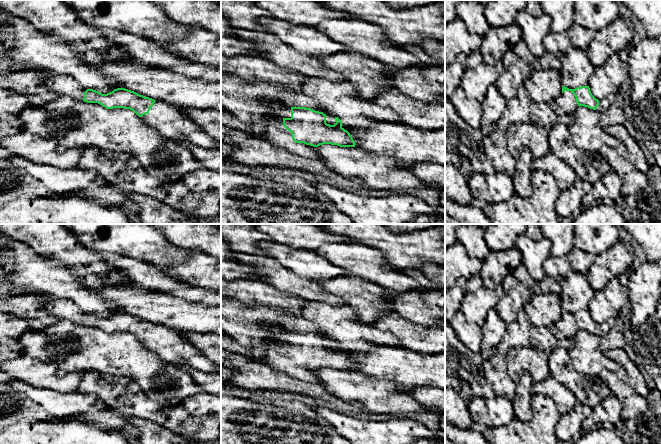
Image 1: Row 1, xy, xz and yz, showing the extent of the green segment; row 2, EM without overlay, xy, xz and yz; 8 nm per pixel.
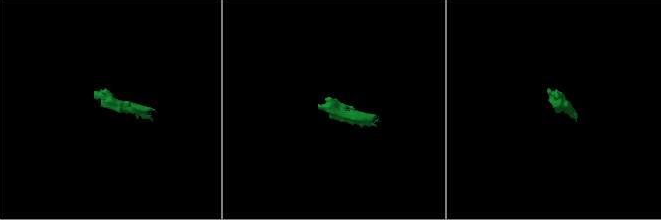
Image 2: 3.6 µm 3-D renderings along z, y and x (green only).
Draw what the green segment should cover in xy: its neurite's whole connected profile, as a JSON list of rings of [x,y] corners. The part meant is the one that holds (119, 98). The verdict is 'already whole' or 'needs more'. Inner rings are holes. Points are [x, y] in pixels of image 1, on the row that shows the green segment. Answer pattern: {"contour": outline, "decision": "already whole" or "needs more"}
{"contour": [[[46,70],[36,71],[43,78],[43,86],[59,96],[67,95],[78,101],[98,103],[106,109],[130,109],[167,139],[187,141],[206,149],[221,147],[220,142],[167,102],[154,100],[125,88],[102,94],[84,88],[68,75],[54,74]]], "decision": "needs more"}

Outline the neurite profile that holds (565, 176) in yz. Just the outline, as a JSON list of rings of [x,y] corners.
[[[551,152],[543,158],[534,158],[531,167],[533,170],[543,170],[552,174],[561,191],[570,188],[578,179],[575,171]]]

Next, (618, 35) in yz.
[[[619,16],[610,25],[595,32],[586,50],[588,59],[595,67],[602,66],[611,54],[630,47],[636,39],[630,23]]]

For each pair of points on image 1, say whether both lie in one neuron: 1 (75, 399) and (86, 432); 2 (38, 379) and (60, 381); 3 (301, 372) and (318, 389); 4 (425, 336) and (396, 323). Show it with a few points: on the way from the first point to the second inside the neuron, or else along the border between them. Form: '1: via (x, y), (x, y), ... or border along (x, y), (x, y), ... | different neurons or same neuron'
1: border along (73, 419), (58, 421) | different neurons
2: via (43, 379), (55, 381) | same neuron
3: border along (289, 375), (302, 380), (317, 382) | different neurons
4: via (418, 336), (411, 336), (403, 329) | same neuron

